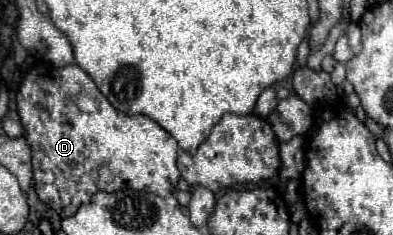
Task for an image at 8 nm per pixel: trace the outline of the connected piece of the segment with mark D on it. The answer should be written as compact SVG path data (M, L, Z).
M48 62L36 64L22 80L16 94L16 110L26 130L26 140L32 148L34 188L42 202L50 204L60 218L72 216L82 204L88 204L98 190L116 192L122 186L132 190L146 190L158 196L176 192L180 172L176 168L178 142L148 116L126 116L118 112L96 88L92 78L76 64L54 68Z

